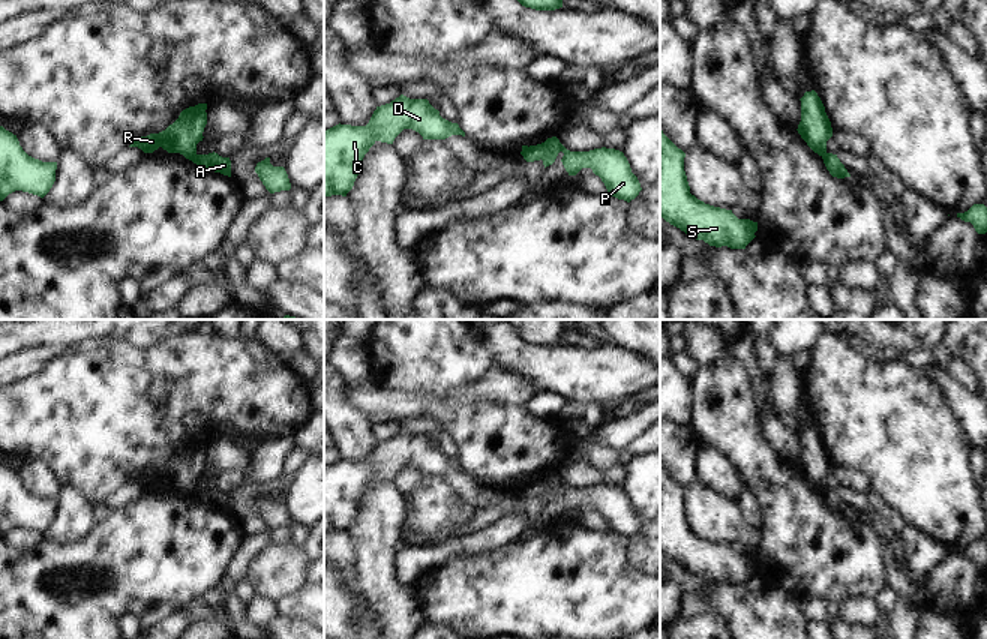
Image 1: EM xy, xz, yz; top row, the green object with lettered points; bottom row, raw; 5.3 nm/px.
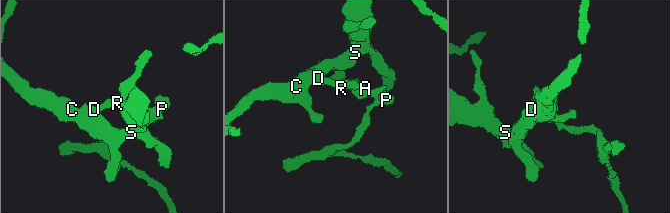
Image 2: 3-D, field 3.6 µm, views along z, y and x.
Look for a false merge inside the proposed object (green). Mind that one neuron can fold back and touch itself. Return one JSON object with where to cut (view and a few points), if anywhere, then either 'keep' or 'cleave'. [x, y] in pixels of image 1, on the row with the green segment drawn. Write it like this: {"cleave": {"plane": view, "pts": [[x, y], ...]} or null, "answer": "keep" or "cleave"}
{"cleave": {"plane": "xy", "pts": [[195, 153], [189, 159]]}, "answer": "cleave"}

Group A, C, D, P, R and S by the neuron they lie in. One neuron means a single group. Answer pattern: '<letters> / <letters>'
A P / C D R S

